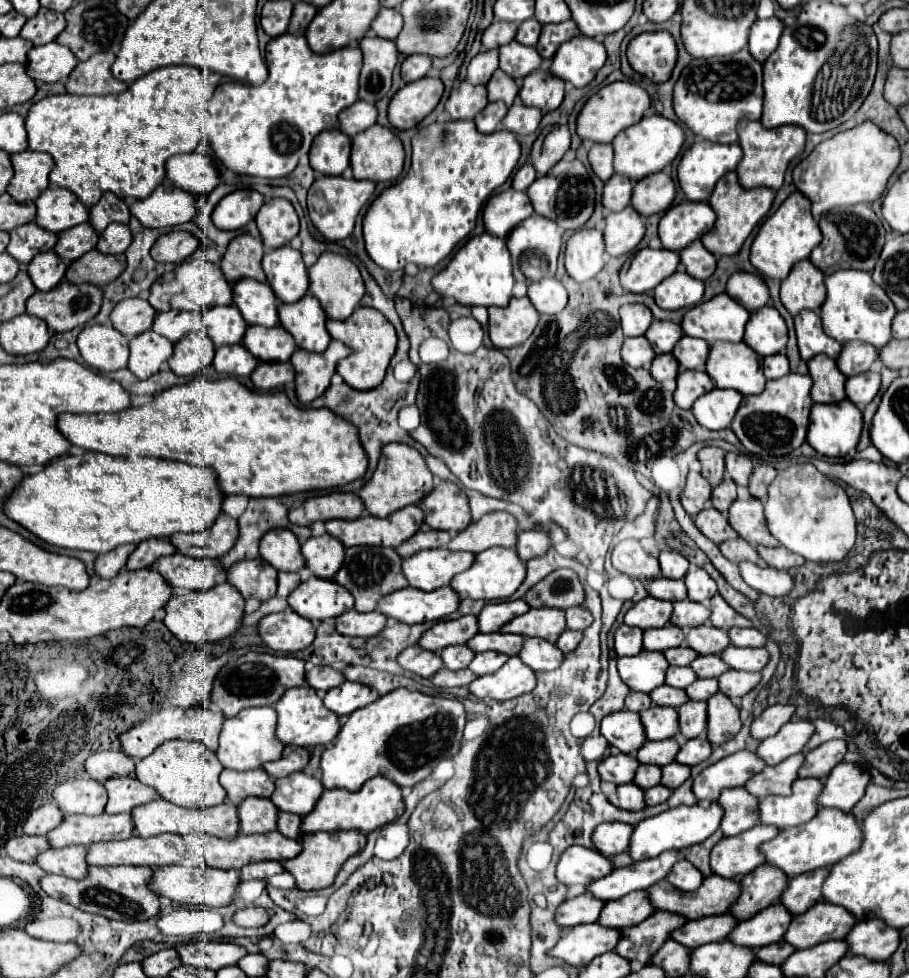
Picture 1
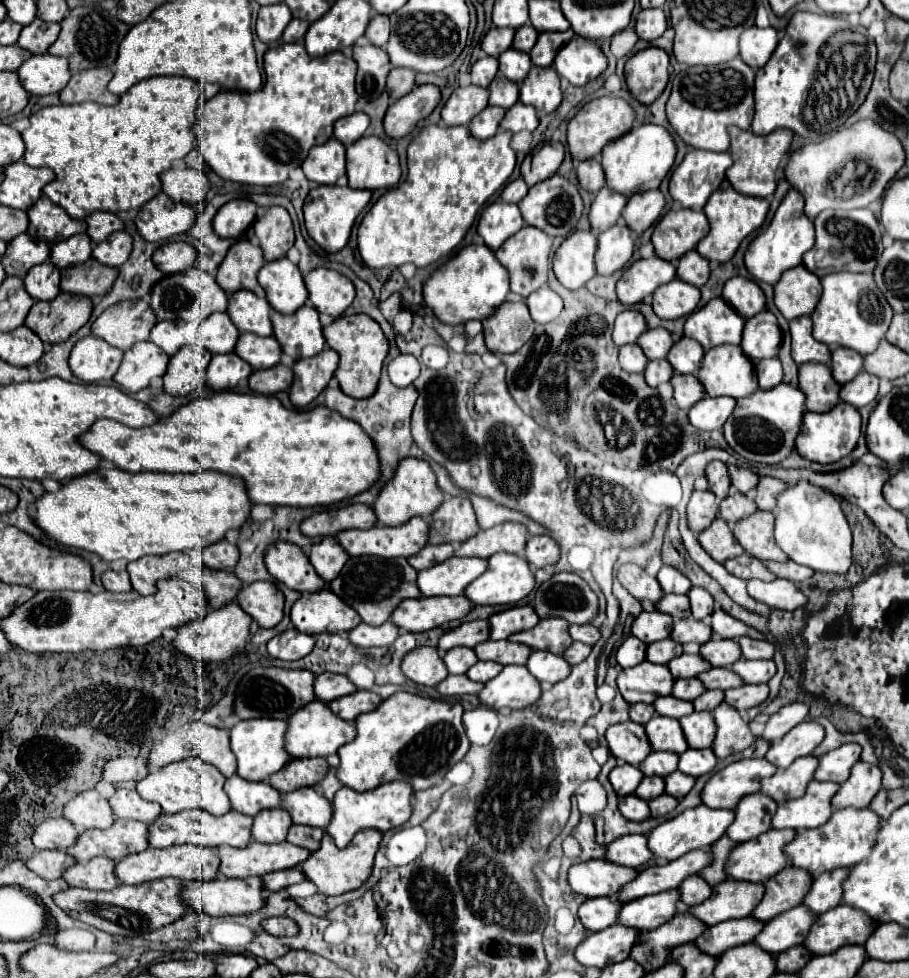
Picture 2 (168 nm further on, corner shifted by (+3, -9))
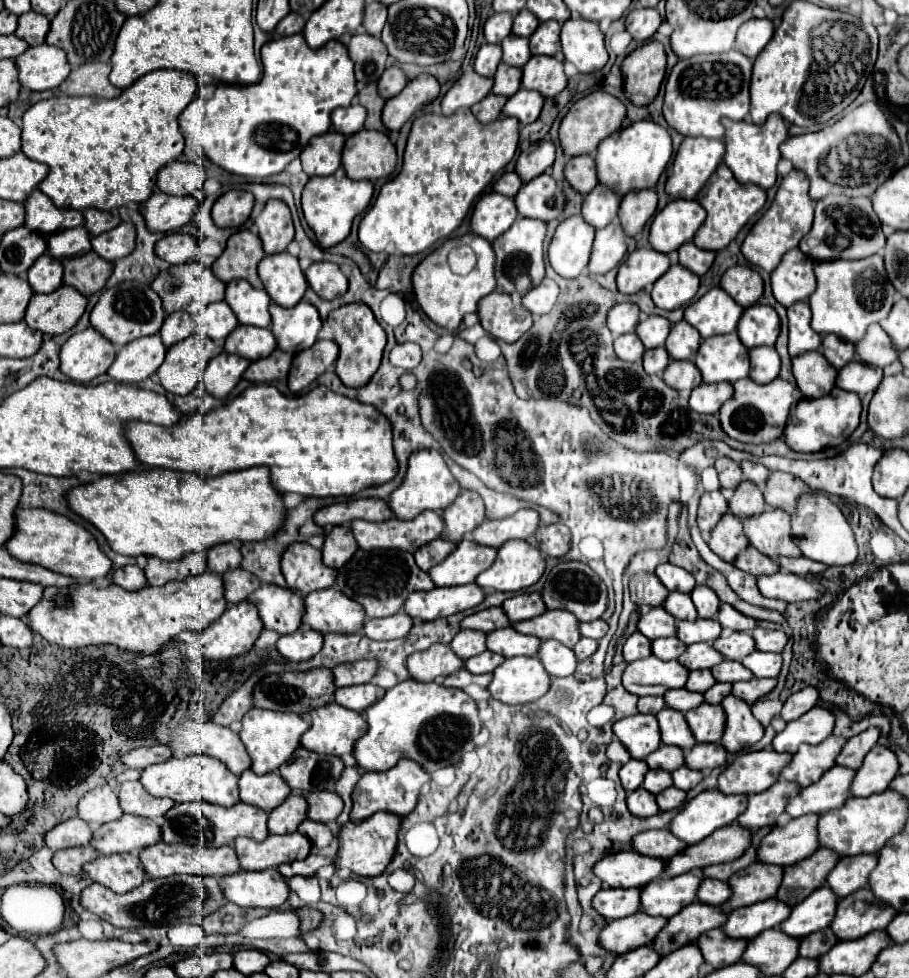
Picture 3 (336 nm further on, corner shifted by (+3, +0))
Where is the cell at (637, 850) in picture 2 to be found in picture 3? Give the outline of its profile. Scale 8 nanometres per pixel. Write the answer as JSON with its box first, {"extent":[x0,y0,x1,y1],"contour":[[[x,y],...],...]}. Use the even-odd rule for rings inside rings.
{"extent":[632,829,686,861],"contour":[[[650,829],[650,831],[642,831],[632,837],[632,851],[640,855],[648,855],[648,857],[658,857],[664,861],[676,855],[678,851],[682,851],[684,847],[686,843],[676,839],[666,829],[660,829],[660,831]]]}

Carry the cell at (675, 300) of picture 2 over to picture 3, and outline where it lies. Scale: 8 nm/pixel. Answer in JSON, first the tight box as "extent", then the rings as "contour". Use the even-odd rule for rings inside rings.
{"extent":[652,265,698,309],"contour":[[[672,265],[656,283],[652,291],[652,301],[660,309],[678,309],[682,305],[688,305],[698,291],[698,277],[680,267]]]}

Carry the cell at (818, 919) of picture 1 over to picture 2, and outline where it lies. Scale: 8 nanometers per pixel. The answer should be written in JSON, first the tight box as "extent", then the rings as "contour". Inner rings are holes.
{"extent":[804,904,878,954],"contour":[[[840,904],[840,906],[836,906],[836,908],[832,908],[832,910],[818,916],[818,920],[814,922],[804,946],[812,954],[832,954],[834,950],[838,950],[846,944],[864,944],[876,928],[878,928],[878,922],[870,920],[870,916],[866,916],[866,912],[860,912],[856,908]]]}

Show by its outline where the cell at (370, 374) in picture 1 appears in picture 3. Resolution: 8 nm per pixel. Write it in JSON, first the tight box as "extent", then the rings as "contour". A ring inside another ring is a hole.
{"extent":[326,303,386,387],"contour":[[[364,303],[342,305],[328,315],[326,323],[332,327],[334,341],[340,347],[340,355],[336,361],[336,375],[340,377],[340,381],[348,387],[360,387],[368,383],[368,379],[372,379],[372,375],[376,373],[382,359],[382,351],[386,347],[386,333],[374,319],[370,307]]]}

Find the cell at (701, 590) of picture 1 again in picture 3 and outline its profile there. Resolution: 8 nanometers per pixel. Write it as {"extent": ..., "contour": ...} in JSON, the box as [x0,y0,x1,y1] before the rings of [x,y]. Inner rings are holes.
{"extent":[692,585,720,619],"contour":[[[696,585],[692,589],[692,601],[698,609],[698,617],[704,617],[704,619],[712,619],[716,613],[718,613],[718,605],[720,605],[720,599],[718,595],[706,587],[706,585]]]}

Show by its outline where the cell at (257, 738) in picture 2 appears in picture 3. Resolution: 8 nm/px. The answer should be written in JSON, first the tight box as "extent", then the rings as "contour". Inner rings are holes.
{"extent":[240,709,308,775],"contour":[[[250,709],[242,717],[242,731],[240,739],[252,759],[250,769],[256,775],[270,773],[278,769],[282,763],[286,763],[296,747],[300,745],[300,735],[308,729],[308,721],[296,713],[282,713],[282,711],[266,711],[266,709]]]}

